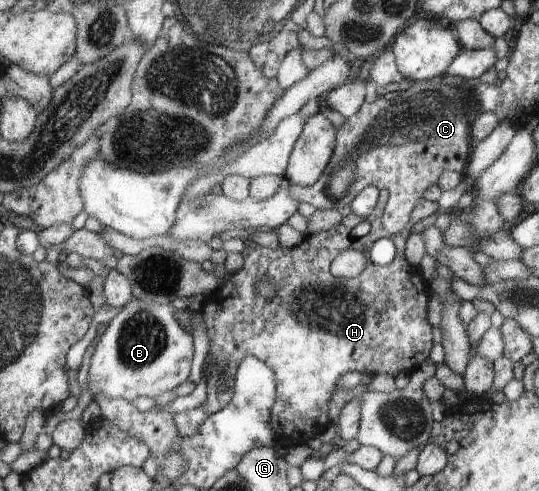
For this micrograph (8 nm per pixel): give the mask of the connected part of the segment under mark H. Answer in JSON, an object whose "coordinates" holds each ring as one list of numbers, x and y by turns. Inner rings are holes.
{"coordinates":[[381,189,377,204,366,217,350,212,337,226,333,226,327,231,305,236,301,244,295,248,279,246,277,249,270,249,258,246,246,248,242,252,243,268,237,273,233,273,215,294,211,294,205,299,201,310,210,340,207,364,205,365,208,397,196,409,176,414,176,425,179,427,182,437,192,437,201,424,207,420,207,417,229,404,234,393,232,386,236,370,239,368,240,362,248,356,261,359,276,372,276,404,272,406,271,410,271,426,276,433,276,442,288,448,304,445,319,436,319,432,323,432,323,428,327,424,331,424,327,418,327,402,331,398,331,392,337,386,337,376,357,370,362,373,369,372,373,376,389,374,396,378,401,372,409,372,431,357,431,350,434,347,433,336,431,336,433,328,429,326,429,320,427,320,427,304,429,304,431,286,419,274,419,269,413,268,405,258,405,240,410,235,409,231,391,234,383,226,383,214,388,195,387,189],[363,221,371,224,369,233,364,237,351,237,349,235,351,230],[379,239,389,239,395,243,396,255,389,264,378,265,369,258,371,246],[347,249,364,252,365,256,369,258,367,266,359,276,337,277,331,271,331,264,340,252],[260,281,267,281,275,285,275,296,265,298,262,294,256,293],[217,359,226,362,223,375,215,373,214,362],[224,381,227,387,220,392,220,384]]}

